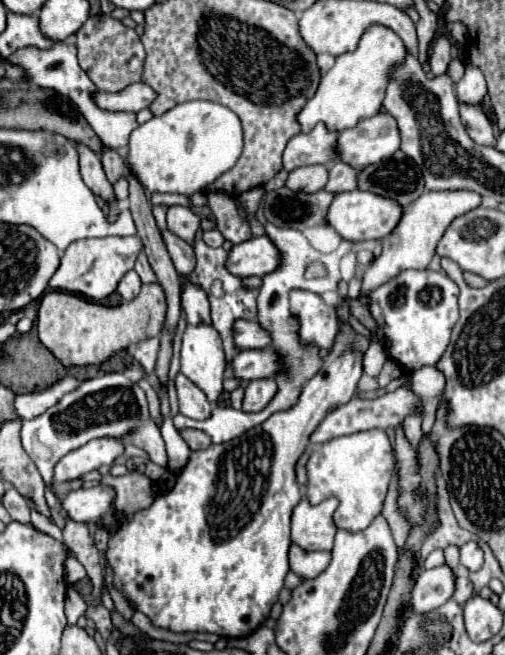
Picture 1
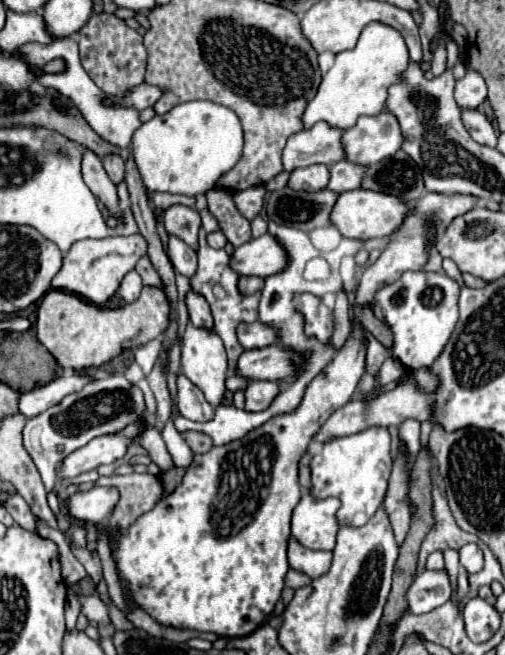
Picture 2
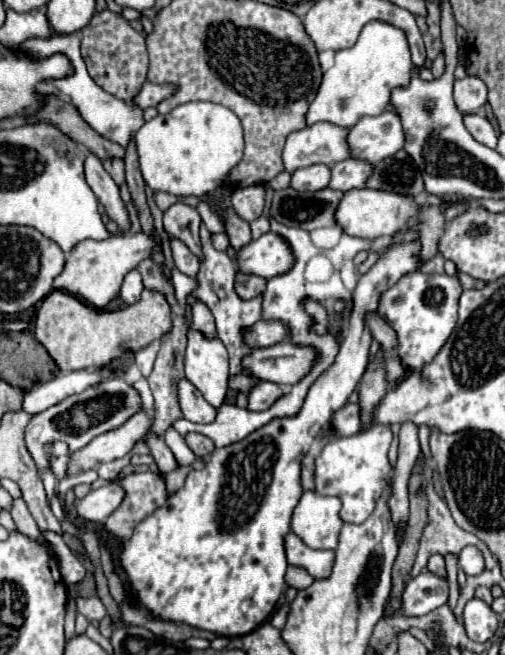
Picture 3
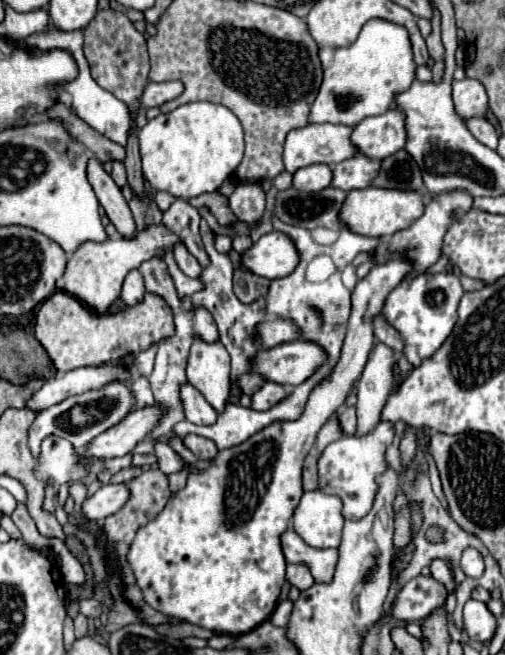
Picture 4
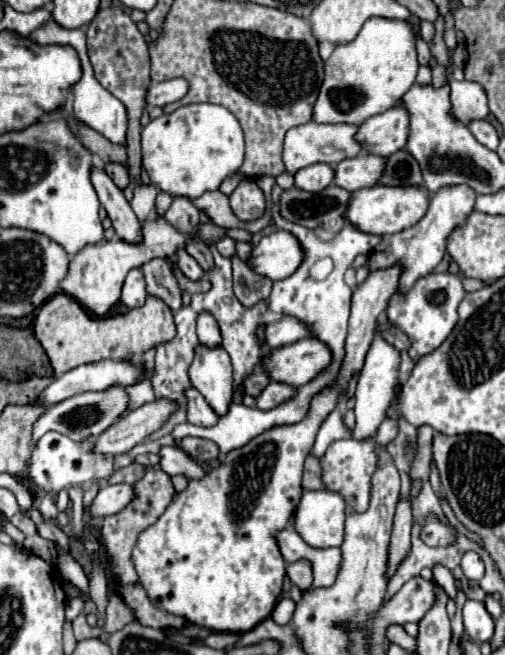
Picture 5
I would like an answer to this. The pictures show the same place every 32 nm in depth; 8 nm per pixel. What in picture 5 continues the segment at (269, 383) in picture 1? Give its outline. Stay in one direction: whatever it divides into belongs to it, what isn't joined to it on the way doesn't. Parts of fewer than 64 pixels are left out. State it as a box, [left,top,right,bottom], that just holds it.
[256,382,296,410]

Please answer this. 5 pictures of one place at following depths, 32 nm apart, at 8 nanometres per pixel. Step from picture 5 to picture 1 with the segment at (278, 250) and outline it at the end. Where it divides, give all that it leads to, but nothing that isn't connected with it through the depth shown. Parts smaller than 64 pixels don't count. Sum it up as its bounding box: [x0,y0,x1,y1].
[226,234,282,278]

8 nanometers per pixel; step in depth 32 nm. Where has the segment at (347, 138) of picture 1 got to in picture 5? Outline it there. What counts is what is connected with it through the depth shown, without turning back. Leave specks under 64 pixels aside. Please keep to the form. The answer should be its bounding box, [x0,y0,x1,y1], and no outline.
[356,106,410,156]

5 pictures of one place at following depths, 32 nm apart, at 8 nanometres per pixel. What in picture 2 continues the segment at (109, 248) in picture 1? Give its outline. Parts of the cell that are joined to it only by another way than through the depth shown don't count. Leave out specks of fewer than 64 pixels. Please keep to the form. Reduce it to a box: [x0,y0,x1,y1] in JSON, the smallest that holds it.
[52,234,148,306]

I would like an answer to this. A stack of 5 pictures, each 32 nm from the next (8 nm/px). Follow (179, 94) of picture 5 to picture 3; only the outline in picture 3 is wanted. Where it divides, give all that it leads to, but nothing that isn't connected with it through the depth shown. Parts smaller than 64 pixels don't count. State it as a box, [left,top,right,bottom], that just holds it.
[136,82,178,108]

